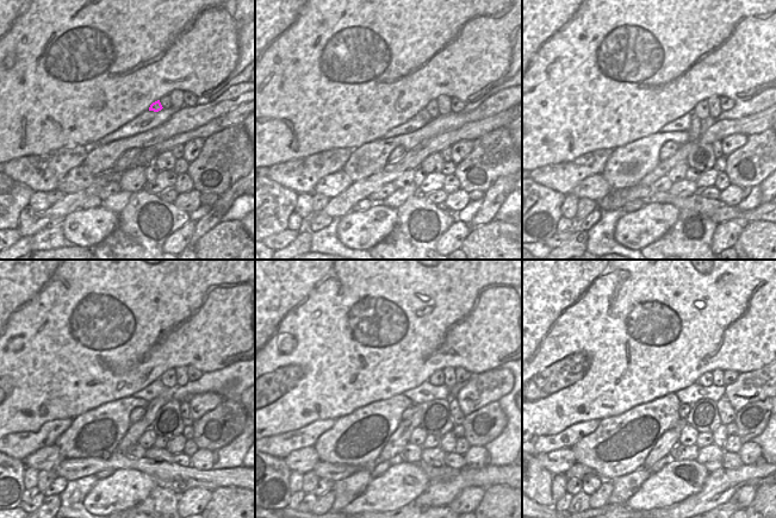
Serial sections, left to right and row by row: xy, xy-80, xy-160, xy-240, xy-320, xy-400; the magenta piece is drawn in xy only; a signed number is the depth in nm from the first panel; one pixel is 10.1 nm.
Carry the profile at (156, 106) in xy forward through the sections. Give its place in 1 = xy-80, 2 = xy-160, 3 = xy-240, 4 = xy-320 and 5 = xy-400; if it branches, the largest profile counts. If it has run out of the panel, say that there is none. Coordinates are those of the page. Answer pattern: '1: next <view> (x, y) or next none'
1: next xy-80 (423, 113)
2: next xy-160 (695, 130)
3: next xy-240 (136, 430)
4: next xy-320 (399, 438)
5: next xy-400 (669, 440)

